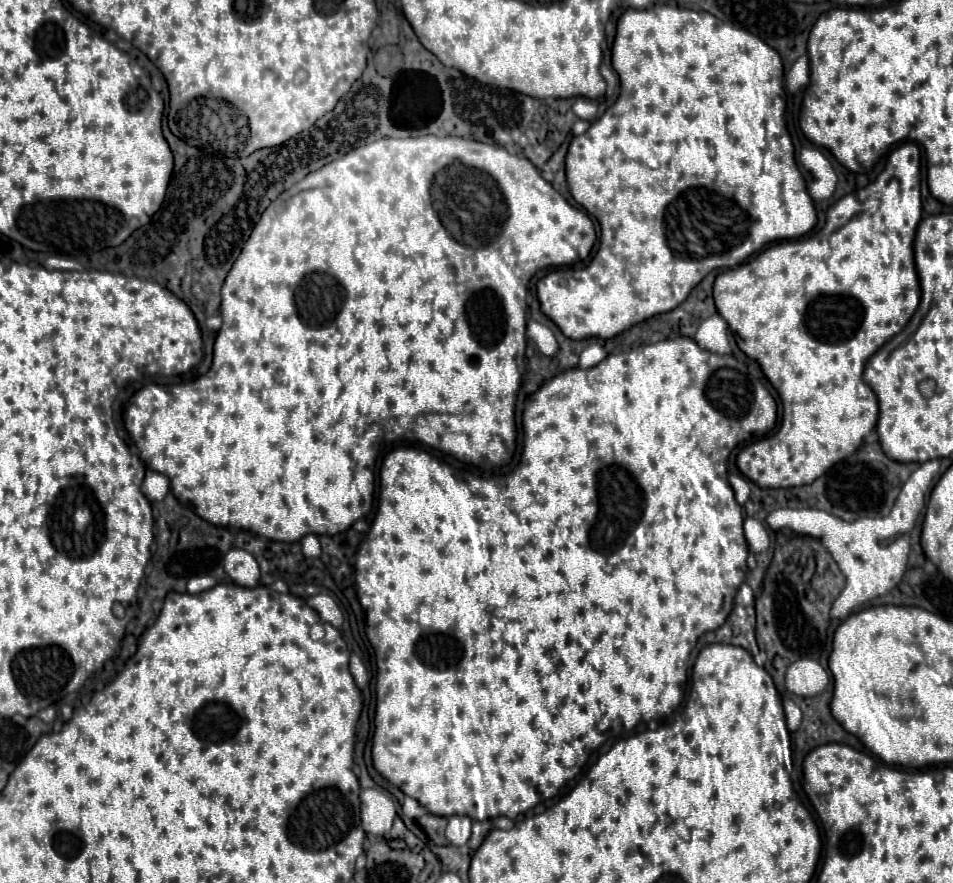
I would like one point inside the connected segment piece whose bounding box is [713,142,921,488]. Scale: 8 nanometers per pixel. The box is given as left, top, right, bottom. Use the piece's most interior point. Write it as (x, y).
(811, 313)

